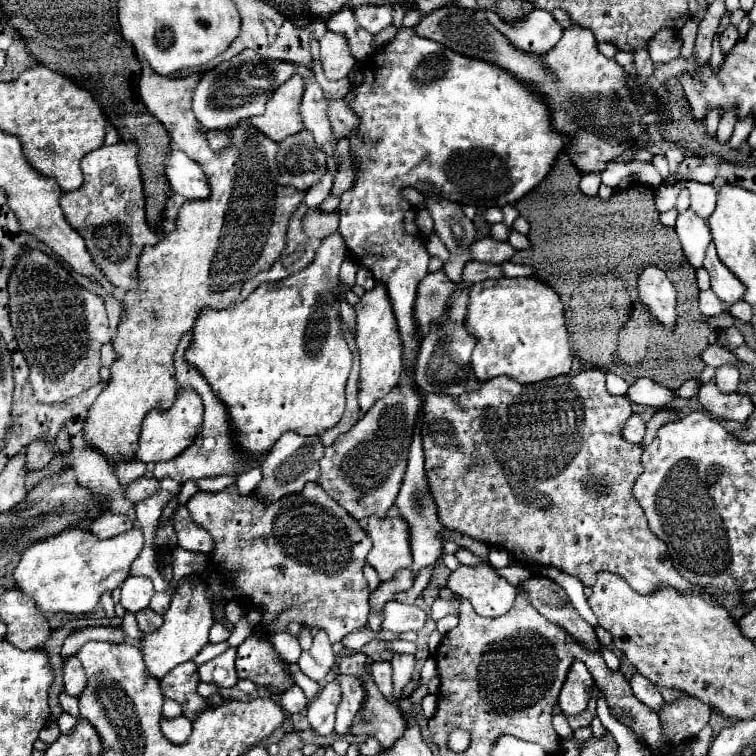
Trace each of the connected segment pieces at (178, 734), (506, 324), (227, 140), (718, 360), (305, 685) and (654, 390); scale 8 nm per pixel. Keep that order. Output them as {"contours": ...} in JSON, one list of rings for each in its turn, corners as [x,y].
{"contours":[[[[161,717],[161,723],[159,723],[163,735],[175,743],[175,745],[181,745],[185,743],[187,739],[187,729],[191,729],[191,721],[187,721],[187,717],[175,717],[175,719],[167,719],[167,717]]],[[[533,277],[487,279],[471,287],[467,331],[477,337],[471,367],[481,381],[509,375],[519,383],[539,383],[567,375],[573,351],[567,339],[559,295]]],[[[201,129],[201,133],[207,137],[209,141],[209,147],[219,153],[223,149],[227,149],[231,145],[231,135],[229,135],[229,129],[223,129],[223,131],[211,131],[211,129]]],[[[709,345],[701,355],[705,365],[709,367],[719,367],[723,363],[737,363],[739,359],[734,354],[717,345]]],[[[295,663],[289,664],[289,672],[295,675],[295,683],[305,691],[305,695],[307,695],[309,699],[313,699],[313,697],[319,693],[319,685],[313,683],[311,679],[307,679],[307,677],[297,669]]],[[[647,377],[643,379],[637,379],[629,389],[627,389],[627,397],[633,401],[633,403],[639,403],[639,405],[651,405],[651,407],[663,407],[667,403],[671,403],[675,397],[673,397],[673,391],[663,387],[661,383],[655,383]]]]}

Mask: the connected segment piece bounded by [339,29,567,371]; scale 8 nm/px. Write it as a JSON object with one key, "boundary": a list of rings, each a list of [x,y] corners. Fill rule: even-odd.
{"boundary":[[[399,29],[397,37],[391,43],[387,43],[381,49],[377,49],[375,53],[371,53],[371,57],[367,57],[359,65],[359,71],[363,73],[363,81],[355,89],[351,89],[351,93],[355,95],[355,101],[353,101],[351,109],[359,117],[359,125],[357,125],[357,131],[347,137],[349,143],[351,143],[351,155],[353,155],[353,163],[357,167],[357,175],[355,175],[353,187],[339,197],[339,233],[345,239],[345,245],[347,245],[349,253],[355,255],[359,265],[369,269],[377,283],[385,285],[387,295],[389,295],[391,305],[393,305],[393,313],[397,317],[399,335],[401,335],[401,343],[403,343],[403,369],[413,371],[415,369],[415,361],[417,361],[417,353],[419,353],[419,335],[421,335],[419,333],[419,323],[415,321],[415,315],[413,315],[413,309],[415,309],[417,285],[427,275],[429,253],[425,249],[425,243],[421,239],[419,227],[415,223],[417,213],[409,213],[411,205],[403,197],[403,189],[411,187],[411,189],[417,189],[423,195],[441,195],[441,197],[447,197],[453,203],[473,205],[473,207],[483,207],[483,209],[487,209],[487,207],[503,207],[503,205],[509,205],[509,203],[513,205],[525,193],[529,193],[535,185],[539,185],[539,181],[543,181],[543,177],[549,173],[557,153],[563,149],[567,139],[553,131],[553,127],[549,123],[549,113],[547,113],[545,101],[541,97],[535,97],[535,91],[529,91],[525,87],[525,83],[515,79],[511,73],[505,73],[503,69],[499,69],[495,65],[489,65],[487,61],[471,59],[471,57],[465,57],[465,55],[459,55],[459,53],[447,49],[445,45],[437,45],[431,39],[421,39],[415,33],[415,29]]]}

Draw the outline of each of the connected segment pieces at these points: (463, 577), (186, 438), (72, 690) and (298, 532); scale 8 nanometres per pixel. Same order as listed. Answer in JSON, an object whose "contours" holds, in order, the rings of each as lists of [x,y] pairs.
{"contours":[[[[489,563],[475,567],[459,565],[447,581],[453,595],[471,601],[475,613],[483,617],[499,617],[511,609],[517,597],[517,587],[499,577]]],[[[181,389],[177,393],[177,399],[171,409],[167,409],[167,411],[153,409],[145,417],[135,459],[143,461],[143,463],[159,463],[159,461],[169,461],[169,459],[177,457],[179,453],[183,453],[183,449],[187,449],[191,445],[191,441],[195,441],[195,437],[197,437],[201,429],[203,413],[203,403],[199,401],[197,393],[189,391],[189,389]]],[[[71,657],[63,665],[65,669],[65,693],[71,697],[81,697],[83,689],[87,687],[87,677],[77,657]]],[[[307,483],[305,489],[301,493],[295,493],[291,497],[283,497],[281,501],[265,507],[259,499],[255,497],[241,497],[235,489],[235,485],[229,485],[227,489],[223,491],[217,491],[217,493],[195,493],[189,501],[187,501],[187,509],[193,517],[193,521],[201,527],[205,527],[211,537],[215,539],[215,551],[211,553],[215,559],[217,559],[217,565],[219,565],[219,571],[223,575],[225,581],[233,583],[241,593],[243,593],[243,603],[245,605],[253,605],[253,607],[261,607],[263,609],[263,619],[261,619],[261,627],[263,631],[267,633],[267,641],[271,643],[271,633],[273,631],[287,631],[287,623],[289,621],[297,621],[301,625],[307,625],[307,627],[319,627],[319,629],[325,629],[329,633],[329,641],[331,643],[337,643],[341,641],[347,633],[351,631],[357,631],[361,627],[367,625],[367,615],[369,615],[369,585],[363,577],[363,565],[365,565],[365,557],[367,557],[367,551],[371,549],[371,541],[367,539],[365,531],[359,527],[359,523],[339,505],[335,503],[317,483]]]]}

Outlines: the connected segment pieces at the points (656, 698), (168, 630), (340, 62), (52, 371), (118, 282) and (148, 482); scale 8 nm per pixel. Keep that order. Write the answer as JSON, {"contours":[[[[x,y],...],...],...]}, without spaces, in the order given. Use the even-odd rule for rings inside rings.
{"contours":[[[[633,673],[633,677],[629,679],[629,683],[631,683],[631,689],[633,689],[635,697],[637,697],[641,703],[645,703],[647,707],[657,709],[657,707],[665,705],[665,701],[663,701],[661,693],[657,691],[657,687],[651,685],[651,681],[649,681],[647,677],[643,677],[641,673]]],[[[193,575],[183,579],[183,583],[179,585],[179,589],[171,601],[171,607],[163,615],[163,619],[165,619],[163,627],[155,633],[147,633],[141,643],[141,653],[143,653],[145,665],[157,679],[167,675],[173,667],[177,667],[185,661],[191,661],[209,643],[209,629],[213,625],[211,607],[213,605],[205,591],[203,581],[199,581]]],[[[327,31],[319,43],[321,43],[321,63],[325,69],[325,77],[331,81],[337,77],[347,77],[357,63],[347,45],[347,39],[341,33]]],[[[25,253],[9,277],[11,325],[31,369],[33,393],[41,403],[65,403],[101,381],[99,349],[111,341],[103,299],[79,287],[71,273],[45,253]]],[[[115,143],[115,145],[103,145],[101,149],[95,149],[87,153],[81,161],[83,171],[83,185],[75,191],[63,193],[61,197],[61,209],[71,223],[75,231],[81,233],[81,237],[87,243],[89,253],[95,259],[95,265],[109,277],[109,281],[119,289],[135,289],[137,287],[137,261],[147,245],[155,245],[161,239],[161,233],[151,229],[145,217],[145,199],[143,199],[143,185],[141,185],[141,173],[137,165],[137,145],[135,143]]],[[[143,477],[143,479],[133,481],[133,483],[125,489],[125,493],[127,493],[127,497],[129,497],[133,503],[137,503],[137,501],[147,499],[147,497],[157,489],[157,487],[159,487],[159,481],[157,481],[157,479]]]]}

